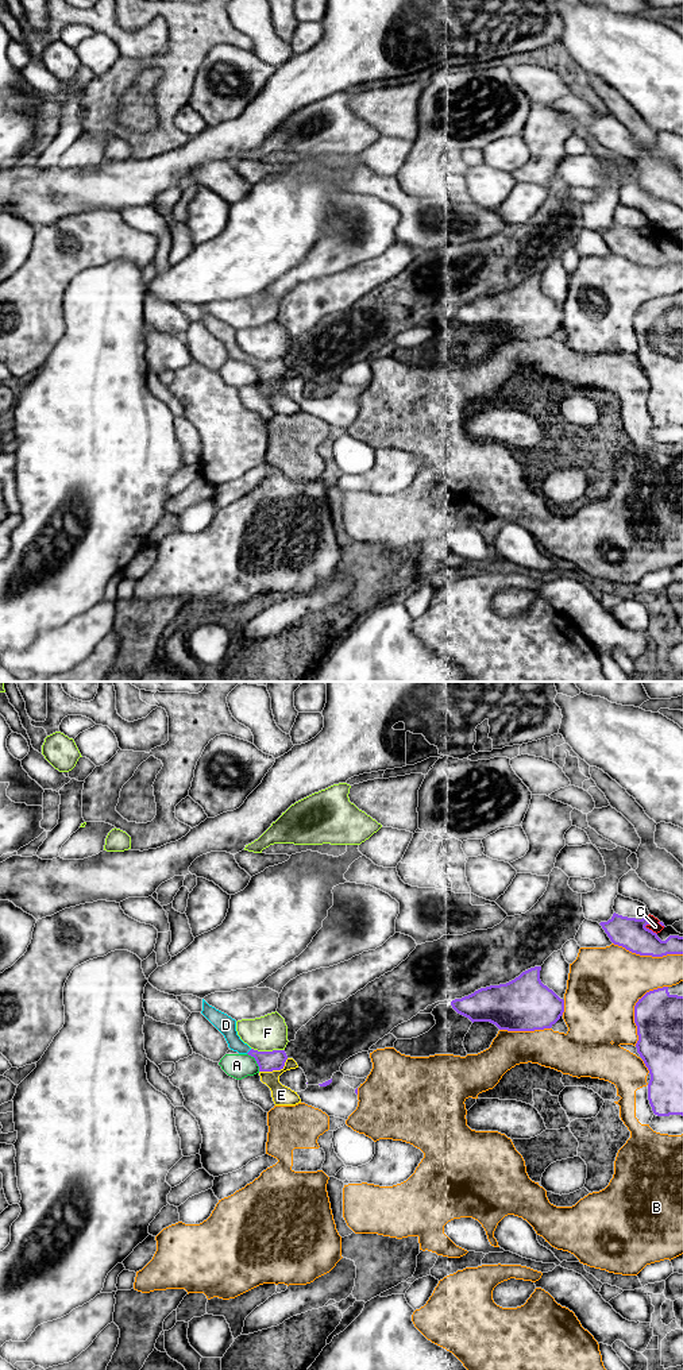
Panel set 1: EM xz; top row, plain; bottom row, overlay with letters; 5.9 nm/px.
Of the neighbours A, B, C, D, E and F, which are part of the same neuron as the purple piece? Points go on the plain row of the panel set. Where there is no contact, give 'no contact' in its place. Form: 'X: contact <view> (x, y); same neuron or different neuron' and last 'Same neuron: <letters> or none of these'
A: contact xz (255, 369); different neuron
B: contact xz (635, 317); different neuron
C: contact xz (645, 234); same neuron
D: contact xz (250, 359); same neuron
E: contact xz (274, 378); different neuron
F: contact xz (267, 361); different neuron
Same neuron: C, D

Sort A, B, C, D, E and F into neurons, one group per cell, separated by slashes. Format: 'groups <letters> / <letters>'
groups A / B / C D / E / F

